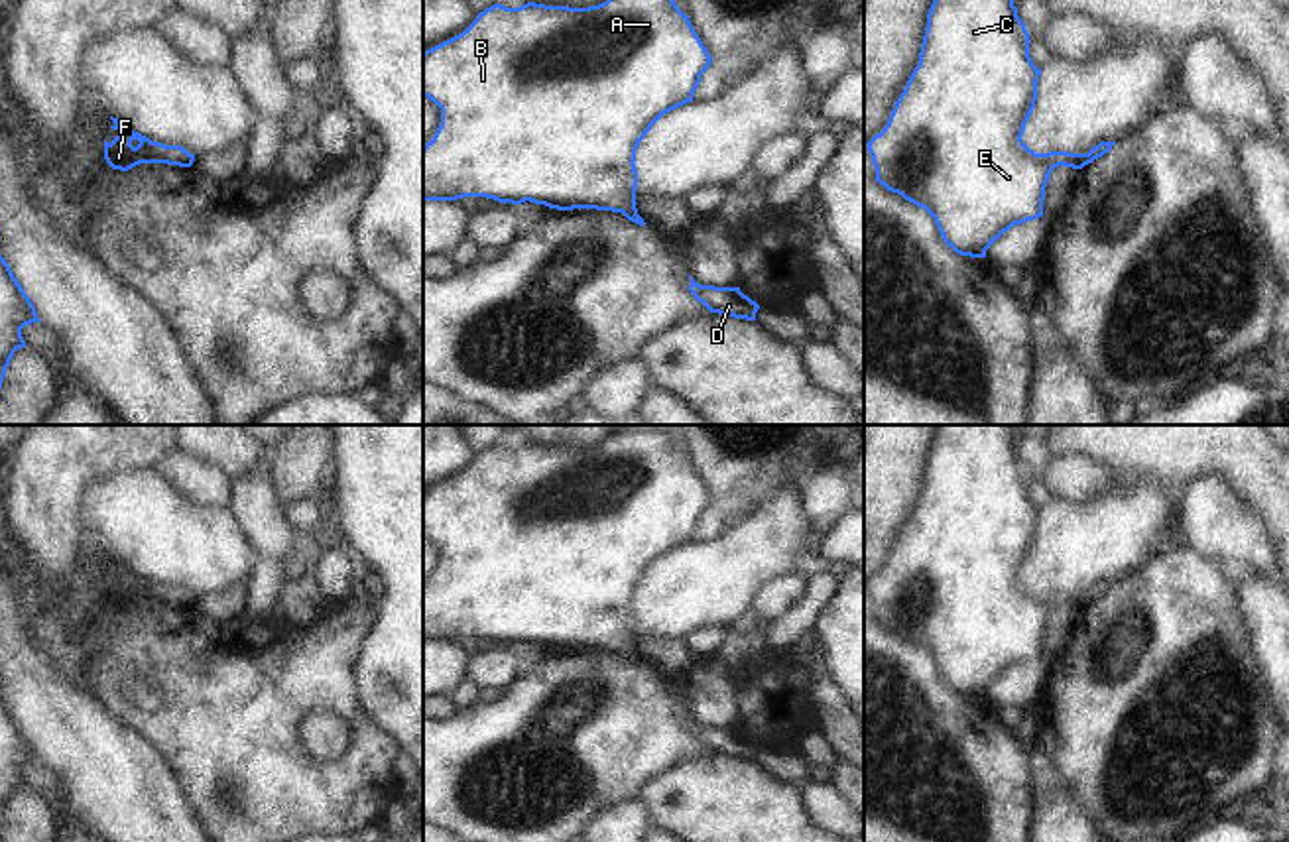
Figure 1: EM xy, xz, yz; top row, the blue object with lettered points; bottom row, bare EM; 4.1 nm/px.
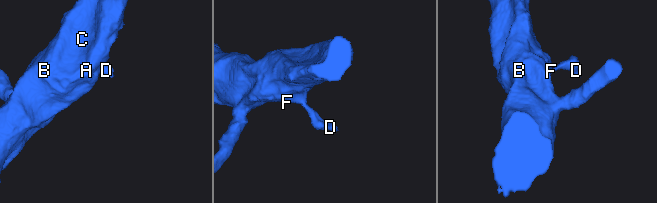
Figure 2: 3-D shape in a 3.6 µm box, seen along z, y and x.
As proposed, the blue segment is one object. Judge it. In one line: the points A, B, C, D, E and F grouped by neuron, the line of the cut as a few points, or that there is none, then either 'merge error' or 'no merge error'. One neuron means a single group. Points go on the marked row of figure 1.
A B C D E F; no cut; no merge error

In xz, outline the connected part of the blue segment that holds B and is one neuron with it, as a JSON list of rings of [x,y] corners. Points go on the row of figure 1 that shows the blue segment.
[[[606,0],[588,8],[494,4],[462,33],[423,53],[423,96],[441,108],[441,126],[423,146],[423,201],[529,201],[557,210],[622,212],[645,226],[636,209],[636,150],[663,114],[693,102],[710,61],[675,0]]]

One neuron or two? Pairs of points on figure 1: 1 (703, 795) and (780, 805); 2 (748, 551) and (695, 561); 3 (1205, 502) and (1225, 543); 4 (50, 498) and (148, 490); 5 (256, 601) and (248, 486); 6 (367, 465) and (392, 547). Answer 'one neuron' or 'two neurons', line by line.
1: one neuron
2: one neuron
3: one neuron
4: two neurons
5: one neuron
6: one neuron

